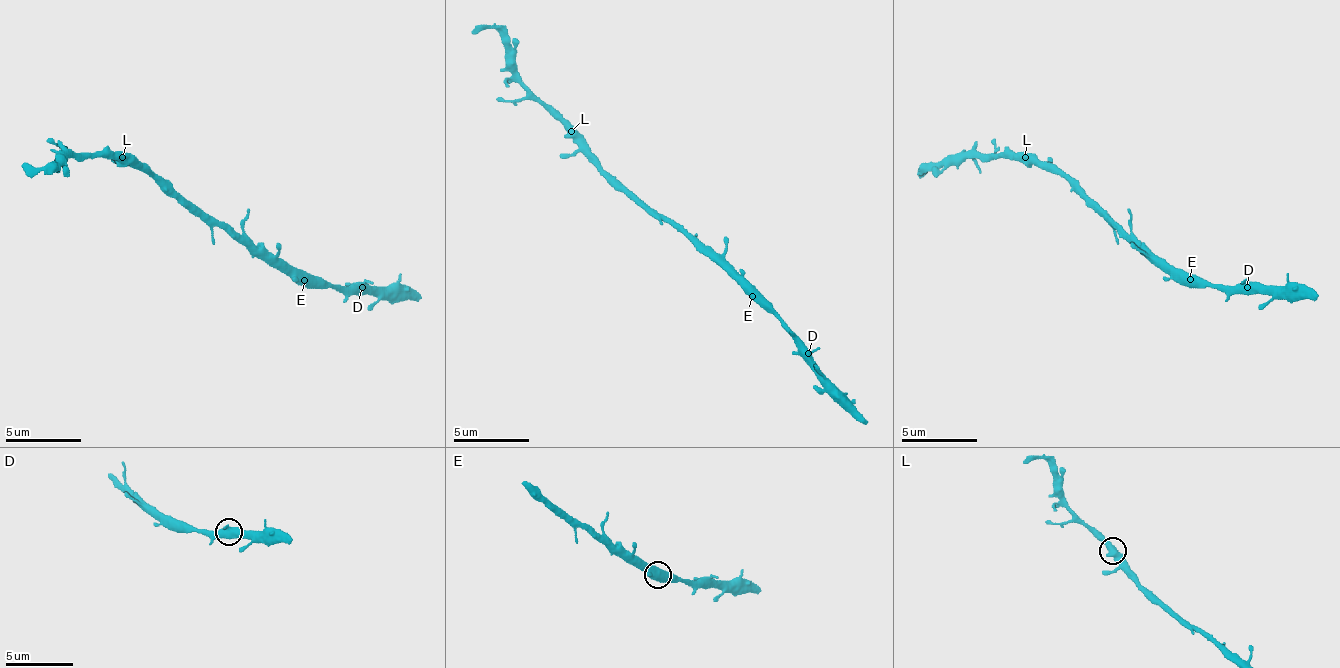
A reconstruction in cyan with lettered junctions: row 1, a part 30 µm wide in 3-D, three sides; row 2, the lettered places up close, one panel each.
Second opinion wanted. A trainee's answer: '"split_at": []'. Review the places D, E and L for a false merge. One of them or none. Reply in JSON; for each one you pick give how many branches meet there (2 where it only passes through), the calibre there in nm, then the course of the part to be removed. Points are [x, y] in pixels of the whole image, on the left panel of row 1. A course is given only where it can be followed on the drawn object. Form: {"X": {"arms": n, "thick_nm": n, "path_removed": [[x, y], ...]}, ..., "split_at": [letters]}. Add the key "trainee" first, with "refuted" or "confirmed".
{"trainee": "confirmed", "split_at": []}

